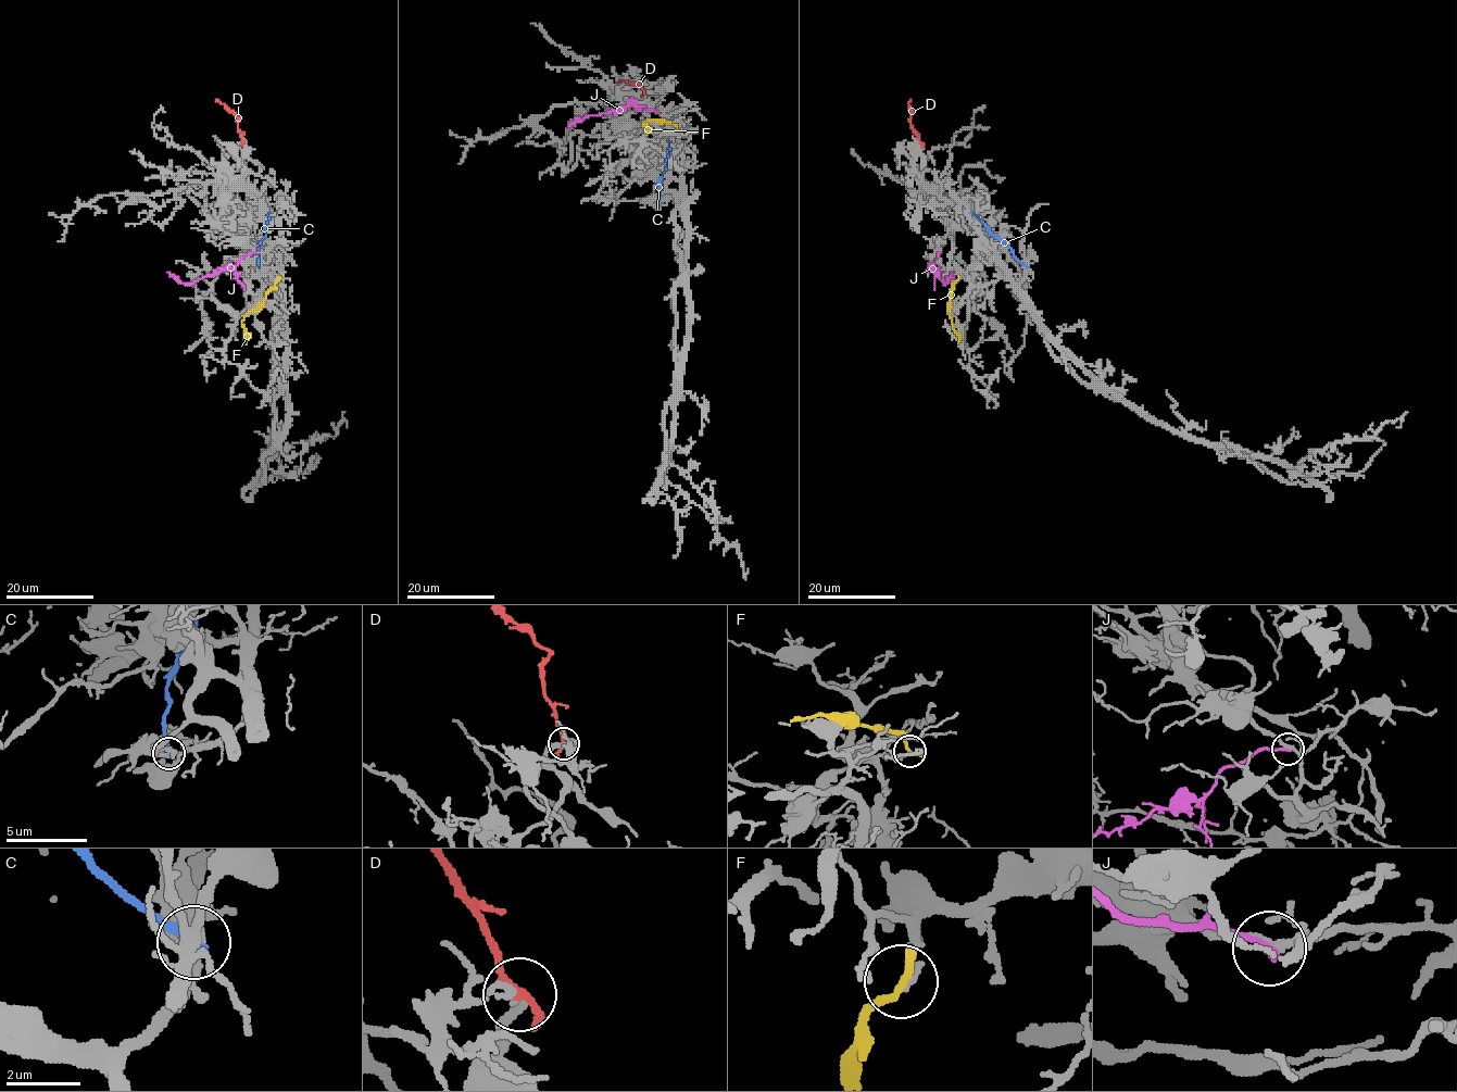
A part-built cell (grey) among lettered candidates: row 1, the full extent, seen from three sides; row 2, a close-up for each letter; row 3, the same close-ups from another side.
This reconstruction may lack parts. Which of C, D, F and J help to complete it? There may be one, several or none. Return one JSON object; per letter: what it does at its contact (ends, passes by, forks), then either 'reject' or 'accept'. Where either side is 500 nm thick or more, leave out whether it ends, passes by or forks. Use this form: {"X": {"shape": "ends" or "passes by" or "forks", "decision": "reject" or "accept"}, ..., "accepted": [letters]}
{"C": {"shape": "ends", "decision": "reject"}, "D": {"shape": "ends", "decision": "reject"}, "F": {"shape": "passes by", "decision": "reject"}, "J": {"shape": "ends", "decision": "reject"}, "accepted": []}

